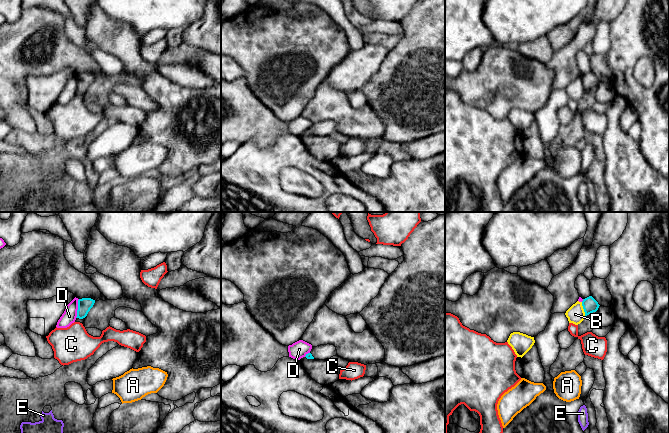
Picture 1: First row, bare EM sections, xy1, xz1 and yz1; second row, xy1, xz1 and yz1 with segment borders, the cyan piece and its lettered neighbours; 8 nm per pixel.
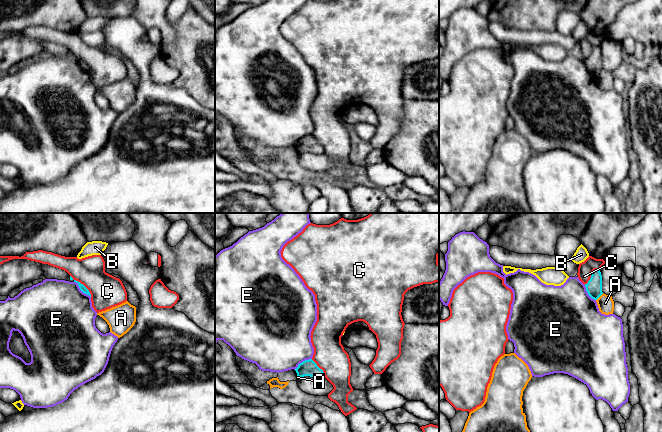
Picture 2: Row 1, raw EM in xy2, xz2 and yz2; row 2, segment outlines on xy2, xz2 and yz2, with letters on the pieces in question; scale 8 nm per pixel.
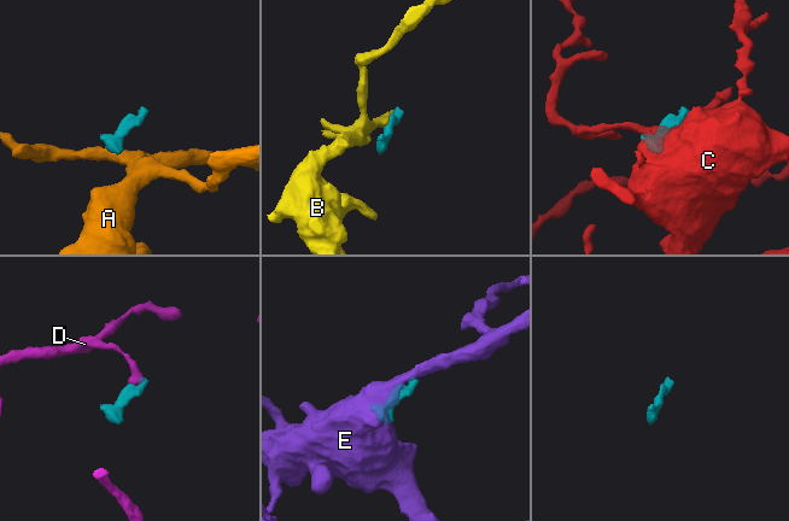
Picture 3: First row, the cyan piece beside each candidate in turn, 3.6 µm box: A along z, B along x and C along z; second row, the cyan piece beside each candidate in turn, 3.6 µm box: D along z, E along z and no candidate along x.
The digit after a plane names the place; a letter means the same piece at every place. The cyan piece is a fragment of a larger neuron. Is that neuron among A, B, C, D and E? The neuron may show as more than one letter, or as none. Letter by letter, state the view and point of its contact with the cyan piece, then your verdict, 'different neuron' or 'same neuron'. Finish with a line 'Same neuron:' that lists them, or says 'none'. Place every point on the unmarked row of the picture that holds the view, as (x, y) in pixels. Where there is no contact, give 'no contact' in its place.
A: yz2 (599, 72) | different neuron
B: yz1 (583, 84) | different neuron
C: xy2 (82, 60) | different neuron
D: xy1 (78, 84) | different neuron
E: xy2 (81, 66) | different neuron
Same neuron: none

